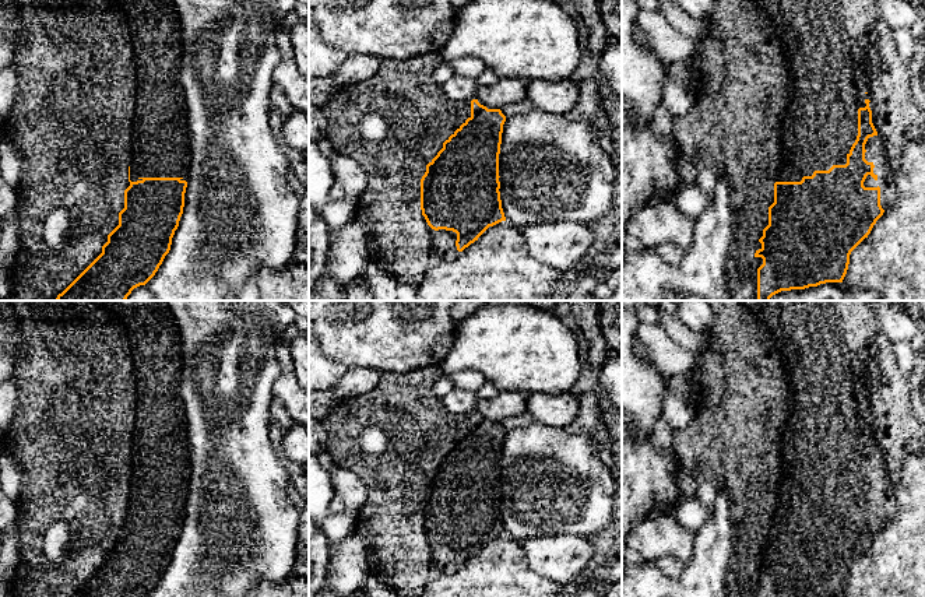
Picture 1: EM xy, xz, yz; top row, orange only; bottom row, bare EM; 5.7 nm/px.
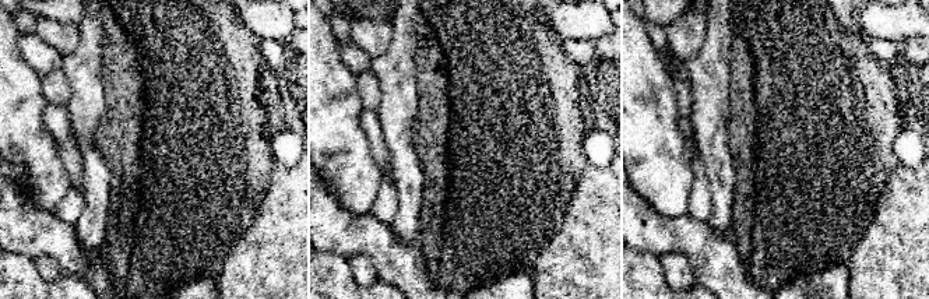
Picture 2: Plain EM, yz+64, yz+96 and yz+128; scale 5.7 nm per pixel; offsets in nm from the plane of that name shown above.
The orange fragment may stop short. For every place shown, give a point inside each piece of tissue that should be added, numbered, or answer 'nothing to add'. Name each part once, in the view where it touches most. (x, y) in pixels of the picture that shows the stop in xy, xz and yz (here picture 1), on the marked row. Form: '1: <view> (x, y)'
1: yz (875, 153)

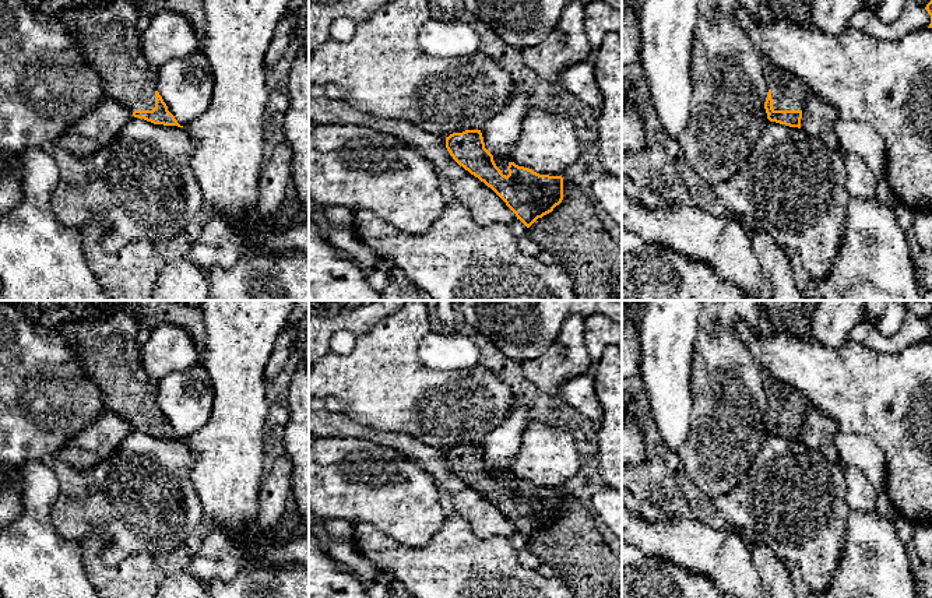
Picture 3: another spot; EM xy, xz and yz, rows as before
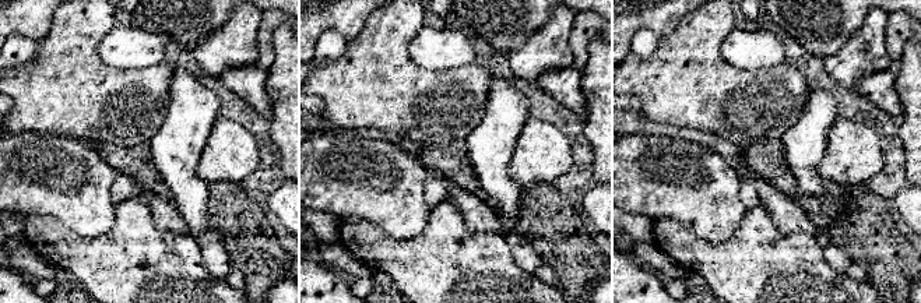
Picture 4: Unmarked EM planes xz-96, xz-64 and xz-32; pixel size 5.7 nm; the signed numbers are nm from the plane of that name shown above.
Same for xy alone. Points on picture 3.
1: xy (108, 38)

